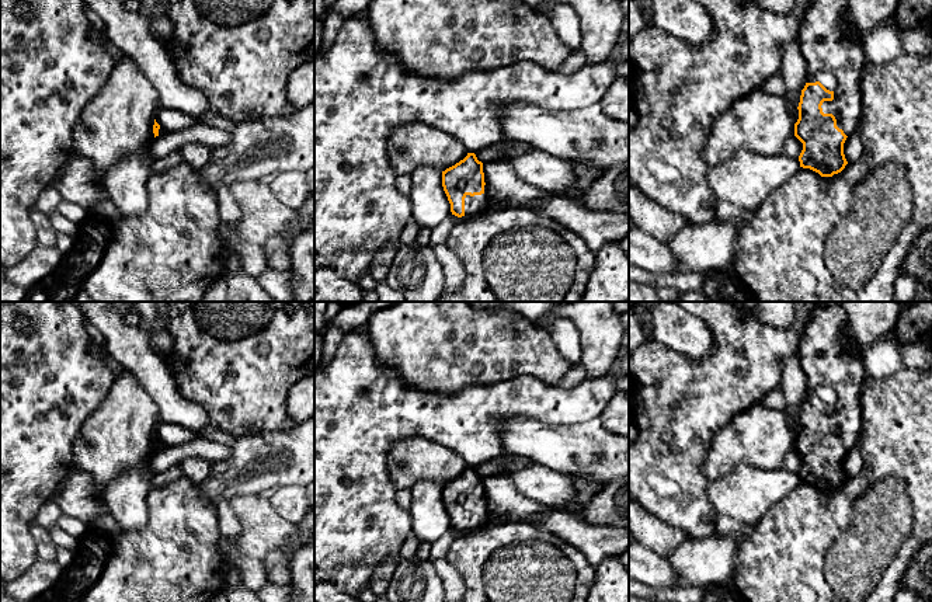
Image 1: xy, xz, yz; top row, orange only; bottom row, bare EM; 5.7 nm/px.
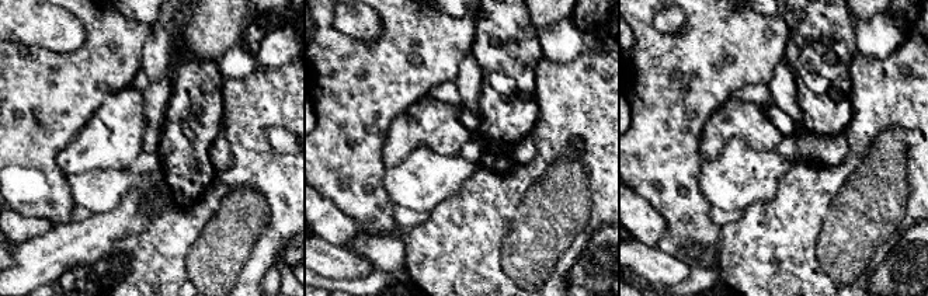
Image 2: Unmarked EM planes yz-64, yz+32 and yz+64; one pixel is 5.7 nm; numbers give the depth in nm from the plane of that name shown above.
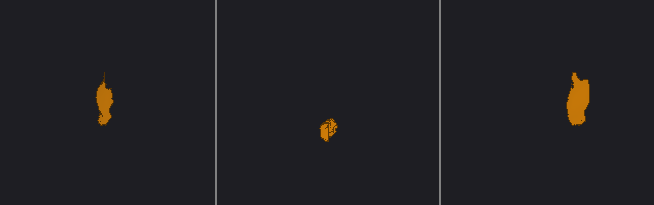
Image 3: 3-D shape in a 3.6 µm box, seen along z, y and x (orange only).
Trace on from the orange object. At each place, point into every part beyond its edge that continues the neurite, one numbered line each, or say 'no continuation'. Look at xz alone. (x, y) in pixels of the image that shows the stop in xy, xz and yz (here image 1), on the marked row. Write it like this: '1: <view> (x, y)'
1: xz (475, 205)

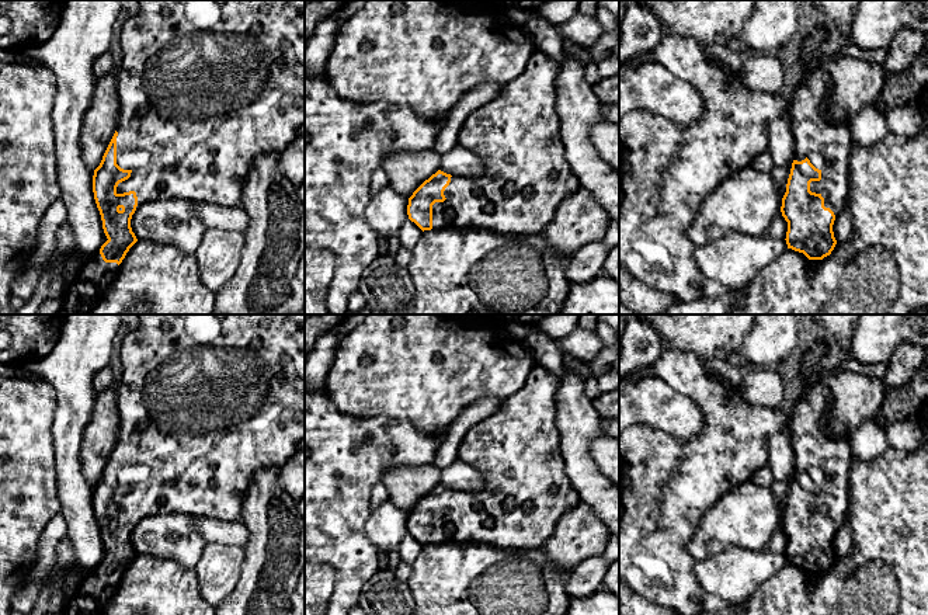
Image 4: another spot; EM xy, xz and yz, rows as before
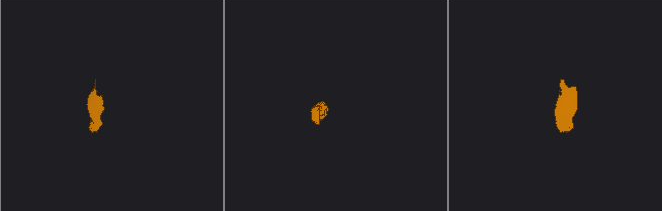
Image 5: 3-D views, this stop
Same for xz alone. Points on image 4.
1: xz (517, 136)

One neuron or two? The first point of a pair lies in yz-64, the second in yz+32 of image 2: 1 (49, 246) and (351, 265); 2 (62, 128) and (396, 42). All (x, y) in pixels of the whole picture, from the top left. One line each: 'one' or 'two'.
1: two
2: one

